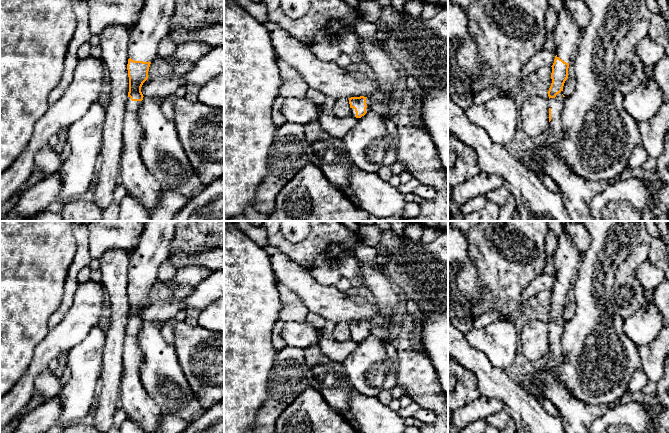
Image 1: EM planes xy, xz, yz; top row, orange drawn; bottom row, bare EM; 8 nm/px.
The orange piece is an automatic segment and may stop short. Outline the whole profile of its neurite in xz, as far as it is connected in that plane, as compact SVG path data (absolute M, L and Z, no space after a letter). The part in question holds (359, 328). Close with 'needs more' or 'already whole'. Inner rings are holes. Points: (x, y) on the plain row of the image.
M351 321L349 322L351 340L361 342L367 336L371 335L373 323L370 321Z; needs more

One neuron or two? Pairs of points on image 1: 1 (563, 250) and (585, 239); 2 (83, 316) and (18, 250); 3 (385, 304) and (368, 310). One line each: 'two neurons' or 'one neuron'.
1: two neurons
2: two neurons
3: two neurons

